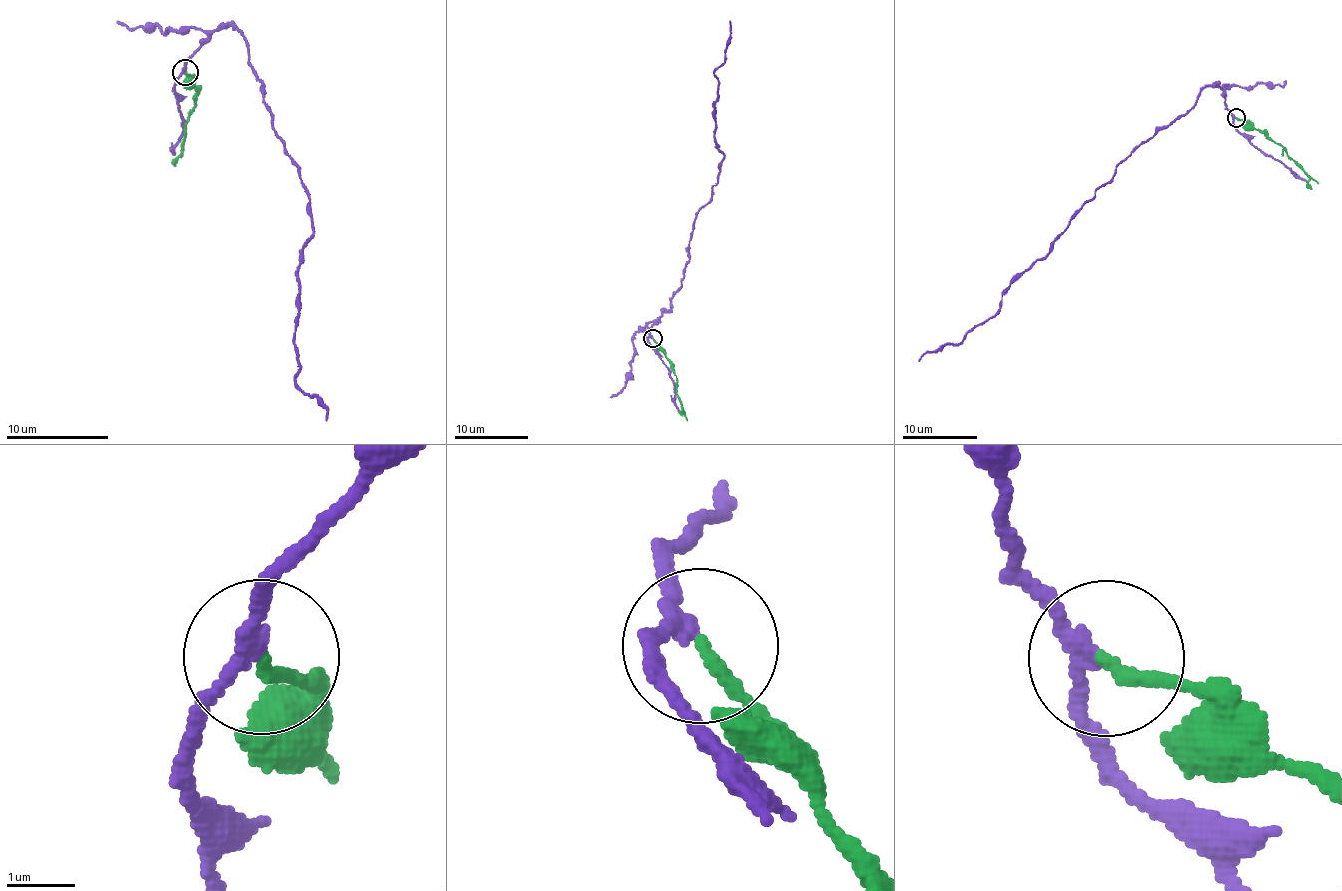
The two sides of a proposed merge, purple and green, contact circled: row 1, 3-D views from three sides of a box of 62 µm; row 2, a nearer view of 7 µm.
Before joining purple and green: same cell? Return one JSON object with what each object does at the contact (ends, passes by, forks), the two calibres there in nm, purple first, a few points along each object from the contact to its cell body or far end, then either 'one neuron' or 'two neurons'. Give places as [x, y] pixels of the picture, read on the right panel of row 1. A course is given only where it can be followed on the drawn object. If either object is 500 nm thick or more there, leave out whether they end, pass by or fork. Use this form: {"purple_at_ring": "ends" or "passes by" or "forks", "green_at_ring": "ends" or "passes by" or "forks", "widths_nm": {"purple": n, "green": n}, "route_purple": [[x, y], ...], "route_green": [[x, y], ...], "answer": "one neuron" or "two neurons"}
{"purple_at_ring": "passes by", "green_at_ring": "ends", "widths_nm": {"purple": 190, "green": 200}, "route_purple": [[1236, 116], [1217, 84], [1207, 84], [1188, 111], [1119, 162], [1009, 285], [999, 311], [918, 360]], "route_green": [[1236, 118], [1278, 142], [1308, 177], [1309, 188]], "answer": "two neurons"}

